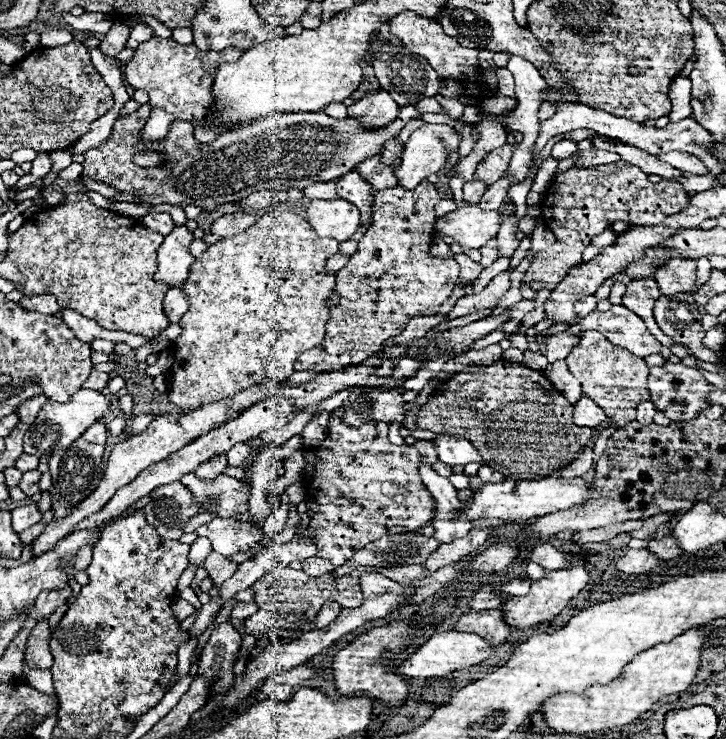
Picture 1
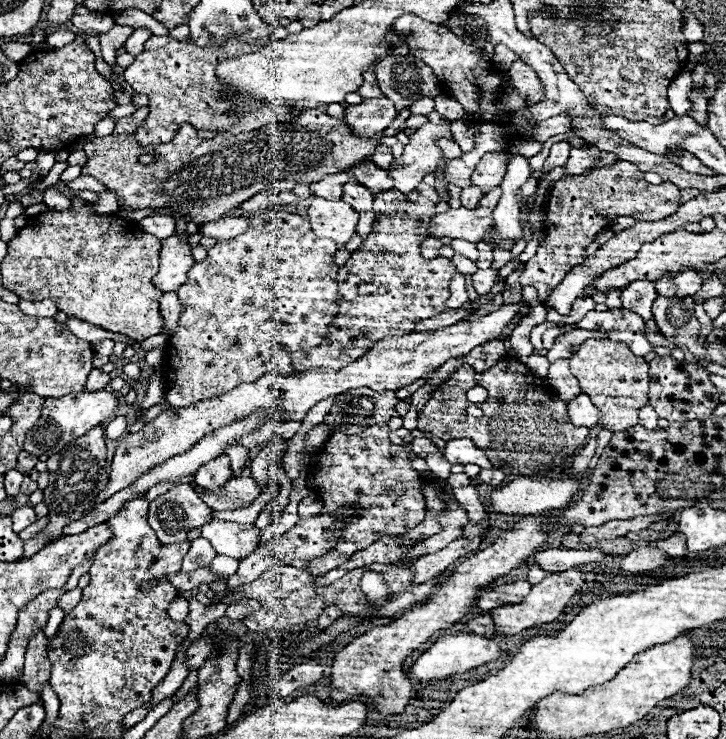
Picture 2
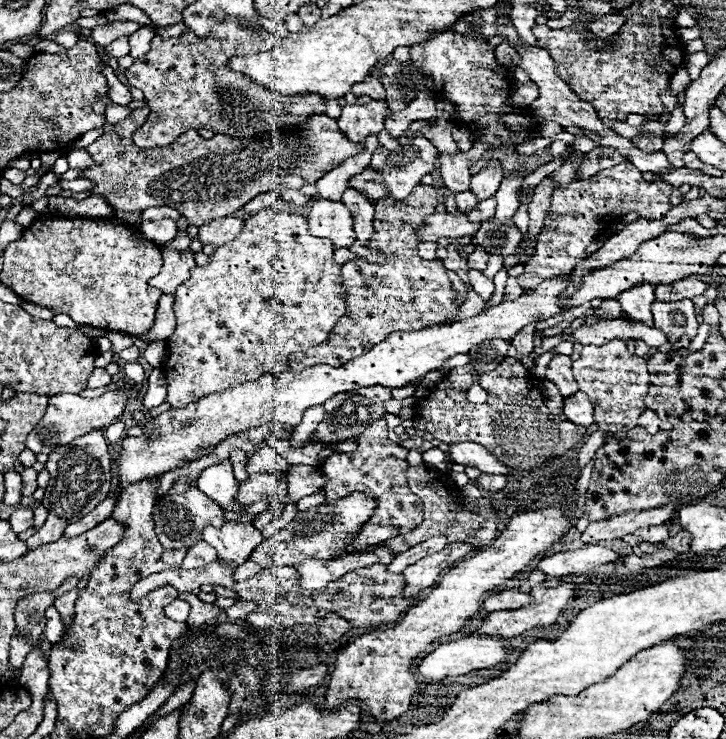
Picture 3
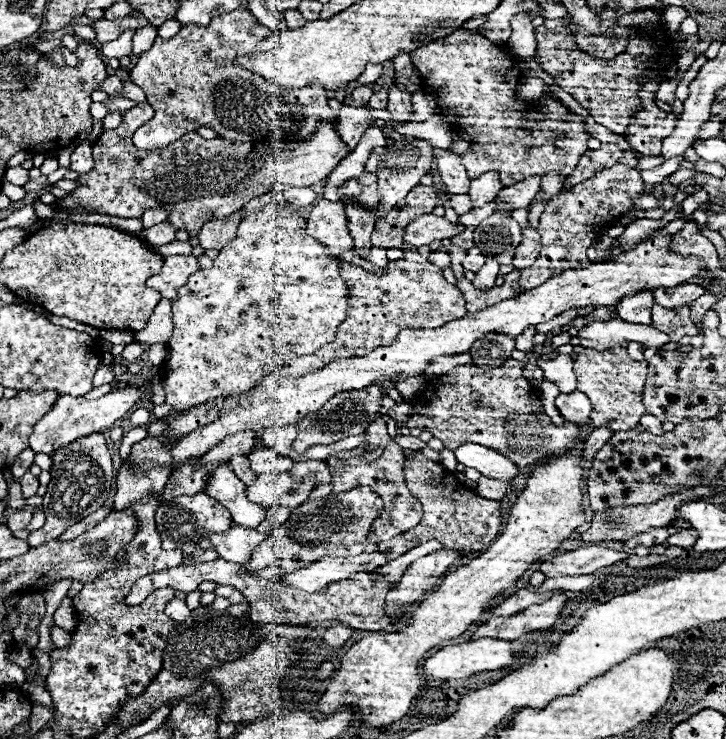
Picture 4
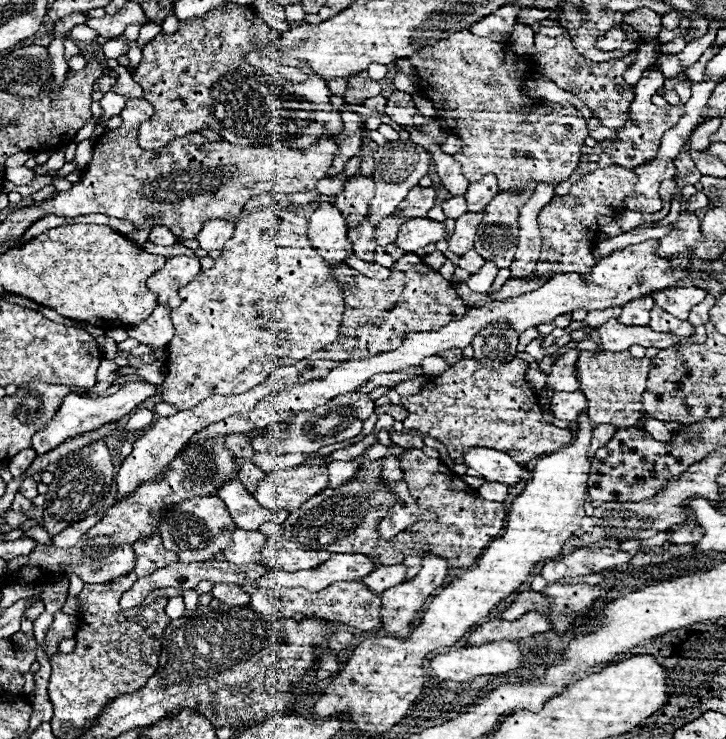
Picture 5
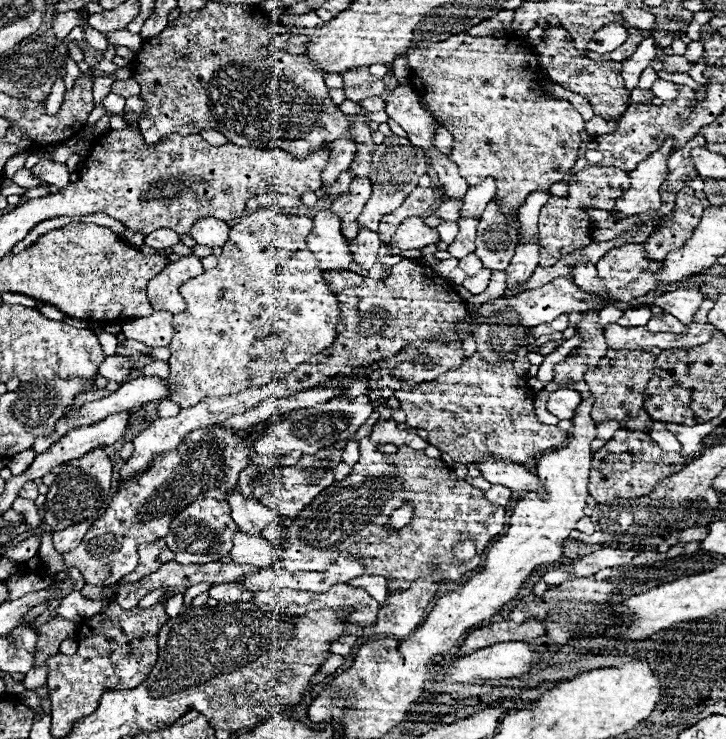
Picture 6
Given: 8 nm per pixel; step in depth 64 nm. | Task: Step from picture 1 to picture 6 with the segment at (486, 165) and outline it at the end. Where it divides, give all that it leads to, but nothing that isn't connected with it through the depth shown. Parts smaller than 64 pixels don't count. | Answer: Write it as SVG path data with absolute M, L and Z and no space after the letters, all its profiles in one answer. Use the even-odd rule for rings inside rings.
M486 178L478 186L470 186L464 196L462 206L462 218L480 218L486 204L496 196L496 184L494 178Z

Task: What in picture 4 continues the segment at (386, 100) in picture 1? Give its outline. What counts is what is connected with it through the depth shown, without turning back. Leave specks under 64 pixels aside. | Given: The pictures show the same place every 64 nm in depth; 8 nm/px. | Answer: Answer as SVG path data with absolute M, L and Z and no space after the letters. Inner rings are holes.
M342 106L340 114L338 114L338 124L336 130L340 134L342 140L346 140L348 148L356 148L358 140L362 138L362 134L374 126L374 118L372 118L372 108L354 108L354 106Z

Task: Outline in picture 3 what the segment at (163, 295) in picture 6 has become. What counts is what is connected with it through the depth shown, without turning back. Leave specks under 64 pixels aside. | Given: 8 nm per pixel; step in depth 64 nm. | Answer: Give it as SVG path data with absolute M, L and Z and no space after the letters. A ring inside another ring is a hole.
M166 244L162 246L162 256L164 256L164 264L160 268L160 274L150 278L150 286L162 290L164 294L174 294L176 288L186 282L186 278L190 278L190 268L196 266L194 262L194 252L192 250L170 250Z

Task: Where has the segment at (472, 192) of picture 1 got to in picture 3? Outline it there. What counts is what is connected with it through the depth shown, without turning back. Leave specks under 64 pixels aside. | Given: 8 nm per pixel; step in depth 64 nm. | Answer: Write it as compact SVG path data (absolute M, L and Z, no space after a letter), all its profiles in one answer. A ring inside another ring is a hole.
M470 190L458 192L458 194L456 194L456 204L458 204L458 210L460 210L460 212L470 212L470 210L478 204L478 198L476 198Z

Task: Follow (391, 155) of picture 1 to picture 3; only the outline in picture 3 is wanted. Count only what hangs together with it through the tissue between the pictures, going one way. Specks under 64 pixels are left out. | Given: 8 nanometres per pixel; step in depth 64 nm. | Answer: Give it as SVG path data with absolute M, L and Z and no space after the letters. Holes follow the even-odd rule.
M378 146L376 150L374 150L374 154L372 154L372 162L370 162L370 168L374 168L374 170L382 170L382 166L386 164L386 156L388 156L390 152L386 150L386 148L382 148L382 146Z

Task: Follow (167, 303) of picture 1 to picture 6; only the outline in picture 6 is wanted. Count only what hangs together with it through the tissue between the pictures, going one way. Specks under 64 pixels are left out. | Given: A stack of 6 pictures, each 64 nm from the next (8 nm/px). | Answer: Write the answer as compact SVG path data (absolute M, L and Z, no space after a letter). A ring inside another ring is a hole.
M158 310L146 318L136 318L136 320L128 320L122 324L122 332L126 334L126 338L138 340L146 346L168 346L172 340L172 314Z

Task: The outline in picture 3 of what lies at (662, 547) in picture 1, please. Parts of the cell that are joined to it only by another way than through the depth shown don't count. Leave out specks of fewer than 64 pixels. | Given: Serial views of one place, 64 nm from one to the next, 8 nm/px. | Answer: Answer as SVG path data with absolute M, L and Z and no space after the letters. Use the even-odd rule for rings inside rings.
M682 530L682 532L678 532L676 536L664 540L662 546L664 546L664 548L670 548L670 550L674 550L674 552L678 552L678 554L688 552L688 550L690 550L690 536L688 536L686 530Z

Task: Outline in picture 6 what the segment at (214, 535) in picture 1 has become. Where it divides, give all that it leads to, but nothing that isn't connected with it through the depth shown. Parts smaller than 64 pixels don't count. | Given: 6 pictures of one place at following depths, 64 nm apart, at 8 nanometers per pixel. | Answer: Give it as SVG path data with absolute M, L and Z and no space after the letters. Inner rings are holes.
M238 532L234 536L234 548L230 550L230 558L236 564L252 564L262 568L270 568L272 564L272 546L262 536L250 536L246 532Z

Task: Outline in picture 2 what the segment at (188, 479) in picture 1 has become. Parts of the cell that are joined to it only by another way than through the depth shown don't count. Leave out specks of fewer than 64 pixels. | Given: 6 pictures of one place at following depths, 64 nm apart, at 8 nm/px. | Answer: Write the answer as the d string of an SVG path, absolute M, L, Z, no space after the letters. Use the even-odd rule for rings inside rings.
M230 478L224 486L220 494L210 494L202 488L196 486L196 482L192 482L194 490L198 490L198 496L216 512L224 512L224 510L240 510L240 508L248 508L258 494L264 492L264 488L260 488L254 478Z

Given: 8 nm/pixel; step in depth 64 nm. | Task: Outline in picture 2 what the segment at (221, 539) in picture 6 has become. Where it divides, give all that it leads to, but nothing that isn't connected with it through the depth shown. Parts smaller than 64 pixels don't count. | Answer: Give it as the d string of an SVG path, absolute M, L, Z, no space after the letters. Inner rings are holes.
M176 484L168 492L160 496L160 500L150 502L148 508L148 524L156 530L156 536L162 544L172 544L172 542L184 542L188 532L194 528L204 526L206 522L212 520L212 510L198 498L194 488L190 484Z

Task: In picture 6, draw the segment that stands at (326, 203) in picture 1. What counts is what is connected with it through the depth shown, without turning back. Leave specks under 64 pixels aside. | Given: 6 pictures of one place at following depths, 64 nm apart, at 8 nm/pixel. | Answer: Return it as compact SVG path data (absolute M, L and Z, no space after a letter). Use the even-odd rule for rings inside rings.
M320 210L314 216L314 228L310 230L306 242L308 248L316 254L320 268L328 270L348 270L352 258L346 238L342 236L342 220L330 212Z

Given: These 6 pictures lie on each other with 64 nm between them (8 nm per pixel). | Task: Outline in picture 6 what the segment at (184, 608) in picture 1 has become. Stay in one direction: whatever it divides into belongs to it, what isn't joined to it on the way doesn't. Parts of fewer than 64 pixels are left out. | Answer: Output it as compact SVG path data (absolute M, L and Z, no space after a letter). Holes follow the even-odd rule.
M174 594L165 603L165 611L171 617L177 617L180 614L180 610L184 608L184 594Z

